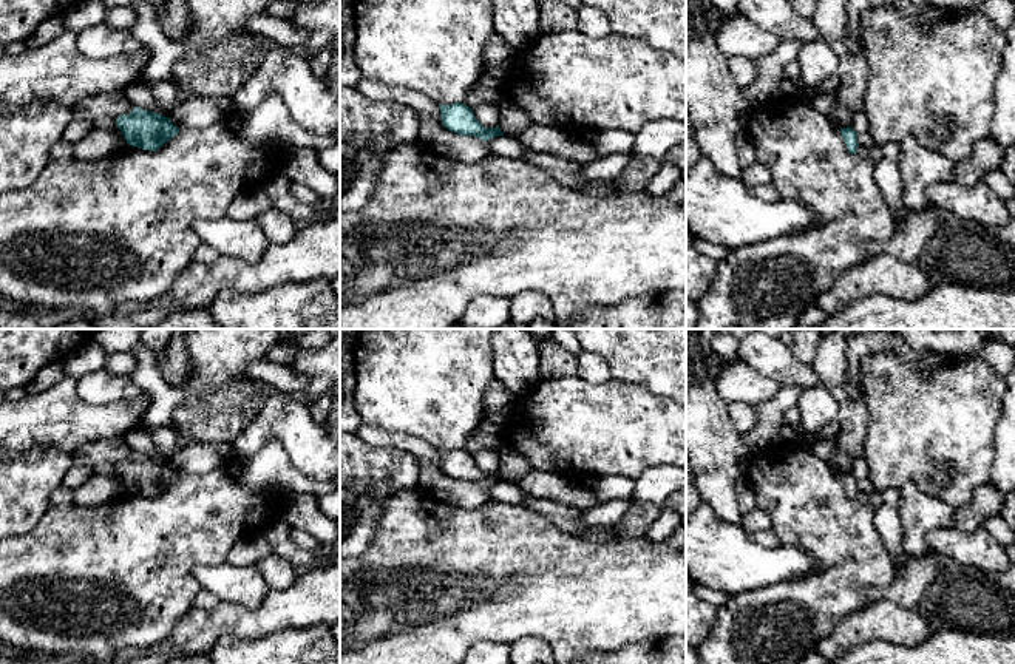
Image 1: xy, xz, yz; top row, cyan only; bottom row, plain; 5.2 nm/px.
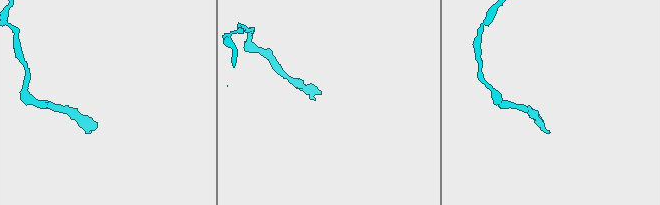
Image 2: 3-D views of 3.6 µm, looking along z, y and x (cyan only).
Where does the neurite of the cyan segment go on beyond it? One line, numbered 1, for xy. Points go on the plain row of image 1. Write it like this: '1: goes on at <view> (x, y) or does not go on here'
1: does not go on here

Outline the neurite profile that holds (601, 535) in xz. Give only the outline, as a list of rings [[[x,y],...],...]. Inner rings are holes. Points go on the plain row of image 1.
[[[603,525],[590,527],[587,531],[578,536],[582,536],[596,544],[613,544],[620,539],[613,527],[603,527]]]

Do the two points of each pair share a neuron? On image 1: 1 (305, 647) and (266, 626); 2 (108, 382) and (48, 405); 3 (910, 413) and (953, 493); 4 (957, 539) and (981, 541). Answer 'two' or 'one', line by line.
1: two
2: two
3: one
4: one

